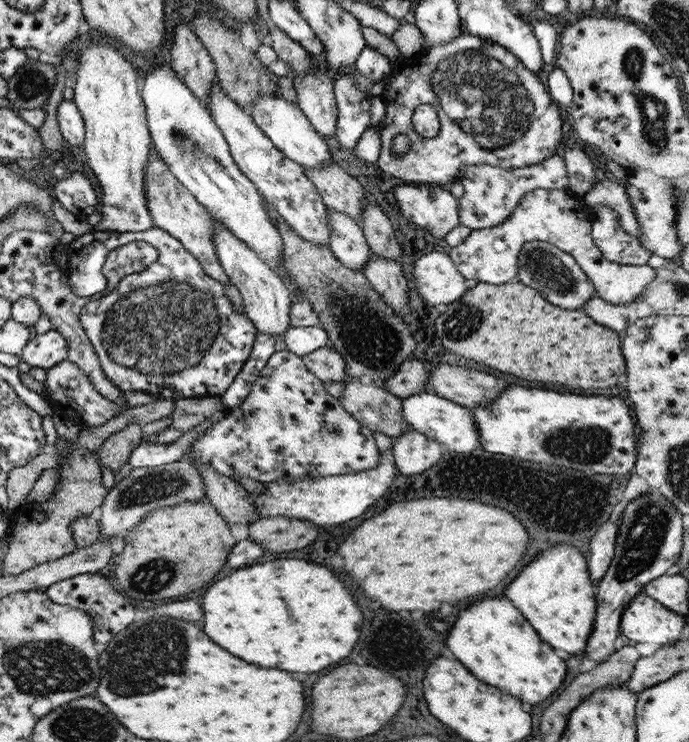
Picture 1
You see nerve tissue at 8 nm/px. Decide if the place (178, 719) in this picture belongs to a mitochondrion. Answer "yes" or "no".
no

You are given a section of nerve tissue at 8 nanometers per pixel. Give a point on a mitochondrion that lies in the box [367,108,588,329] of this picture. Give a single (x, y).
(541, 265)

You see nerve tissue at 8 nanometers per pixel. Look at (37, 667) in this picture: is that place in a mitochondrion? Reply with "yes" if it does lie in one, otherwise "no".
yes

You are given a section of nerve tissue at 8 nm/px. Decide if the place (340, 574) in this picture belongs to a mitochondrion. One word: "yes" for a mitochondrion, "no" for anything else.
no

